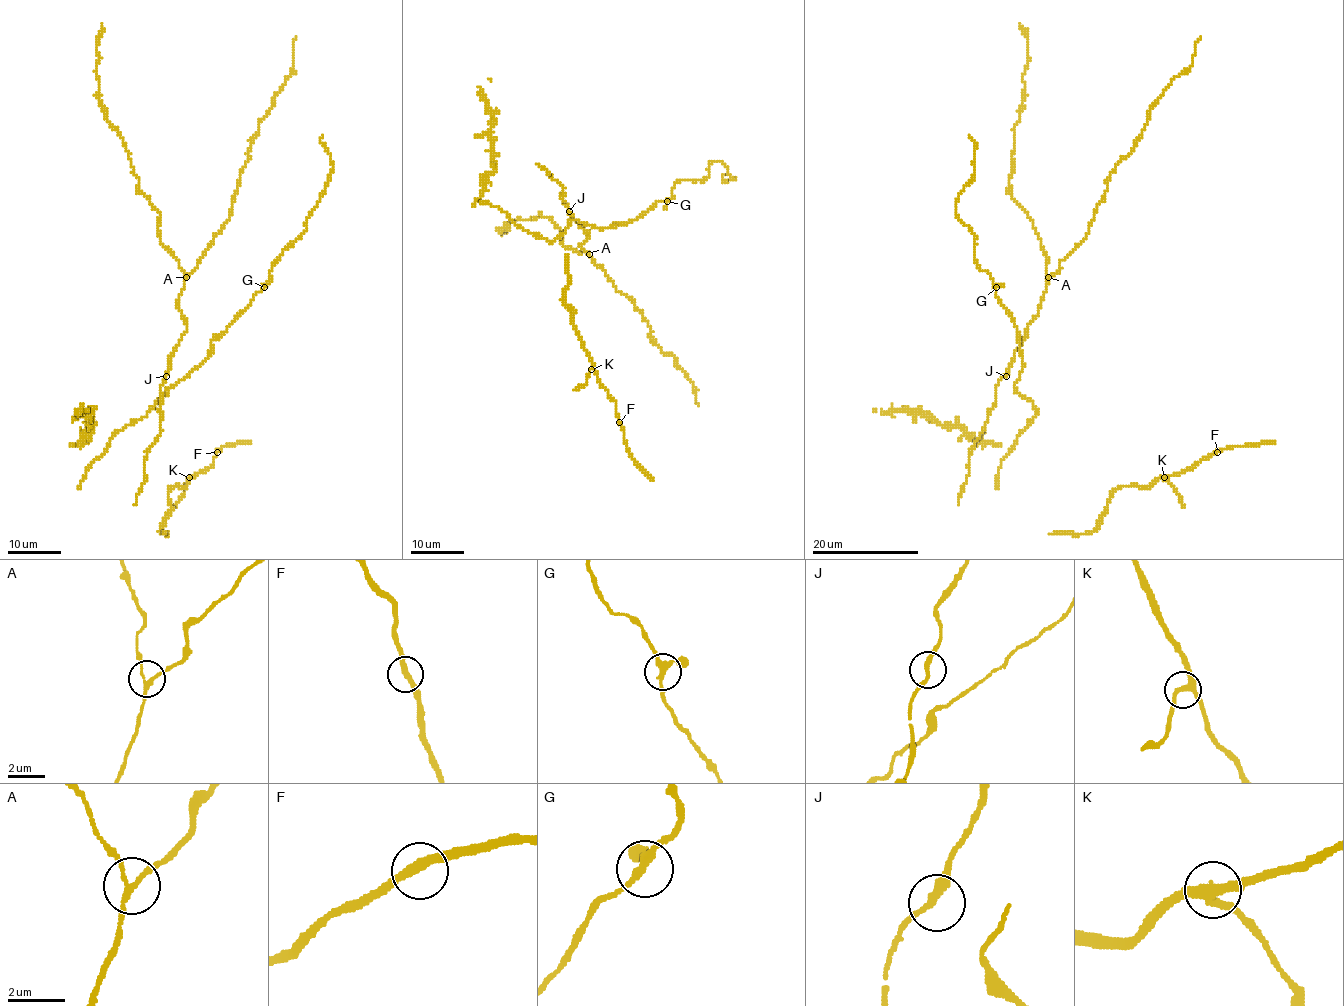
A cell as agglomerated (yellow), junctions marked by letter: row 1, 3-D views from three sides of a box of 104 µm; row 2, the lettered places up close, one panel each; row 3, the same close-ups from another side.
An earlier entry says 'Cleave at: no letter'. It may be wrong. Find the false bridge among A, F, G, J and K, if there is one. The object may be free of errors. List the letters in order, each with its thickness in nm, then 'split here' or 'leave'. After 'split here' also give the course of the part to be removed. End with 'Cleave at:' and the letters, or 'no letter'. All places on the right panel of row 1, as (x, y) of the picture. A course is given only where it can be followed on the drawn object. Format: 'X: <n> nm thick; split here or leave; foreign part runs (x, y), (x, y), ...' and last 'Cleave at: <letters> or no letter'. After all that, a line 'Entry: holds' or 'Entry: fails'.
A: 160 nm thick; leave
F: 320 nm thick; leave
G: 240 nm thick; leave
J: 240 nm thick; leave
K: 320 nm thick; leave
Cleave at: no letter
Entry: holds

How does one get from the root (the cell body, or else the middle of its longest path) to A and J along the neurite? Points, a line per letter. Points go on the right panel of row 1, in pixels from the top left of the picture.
A: (992, 408), (996, 386), (1012, 362), (1027, 326), (1037, 314), (1048, 277)
J: (992, 408), (996, 386), (1006, 376)

